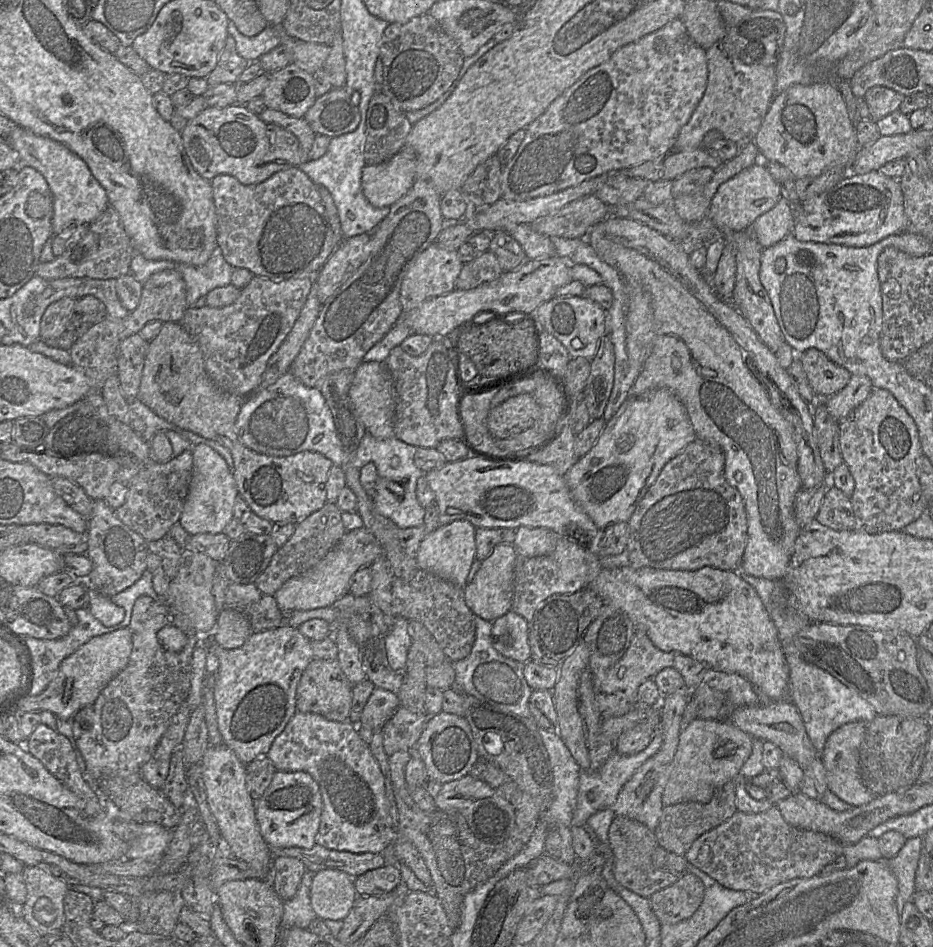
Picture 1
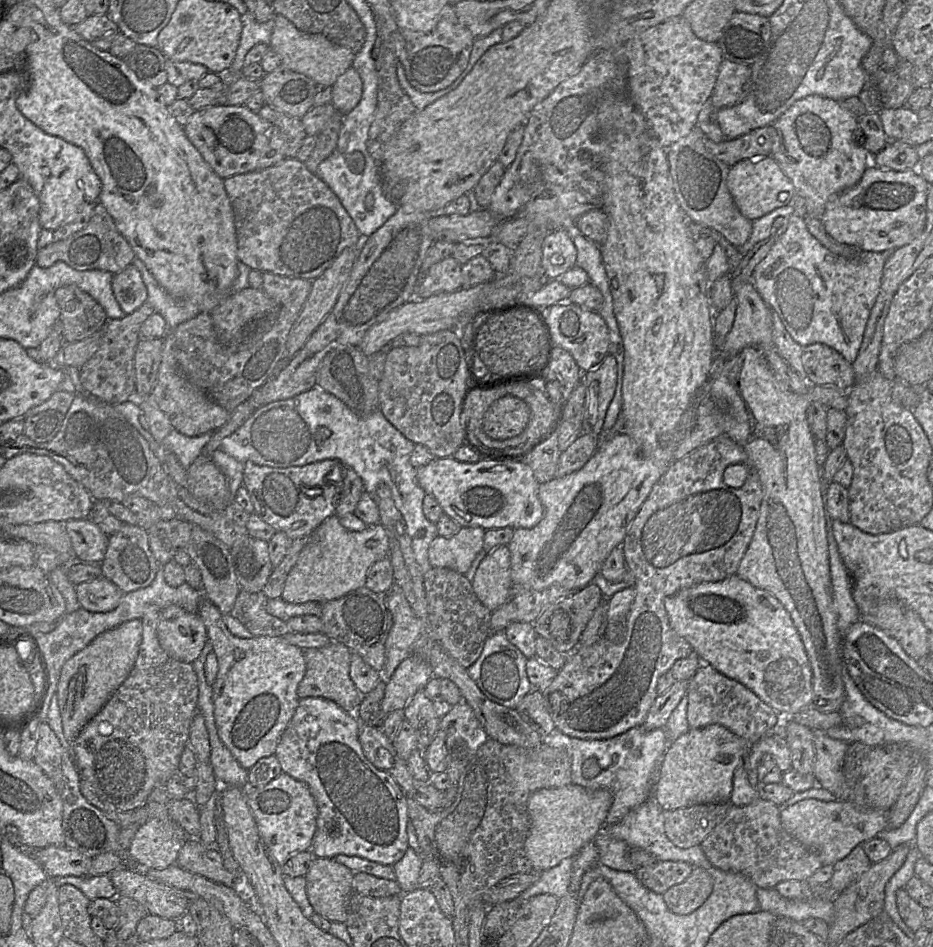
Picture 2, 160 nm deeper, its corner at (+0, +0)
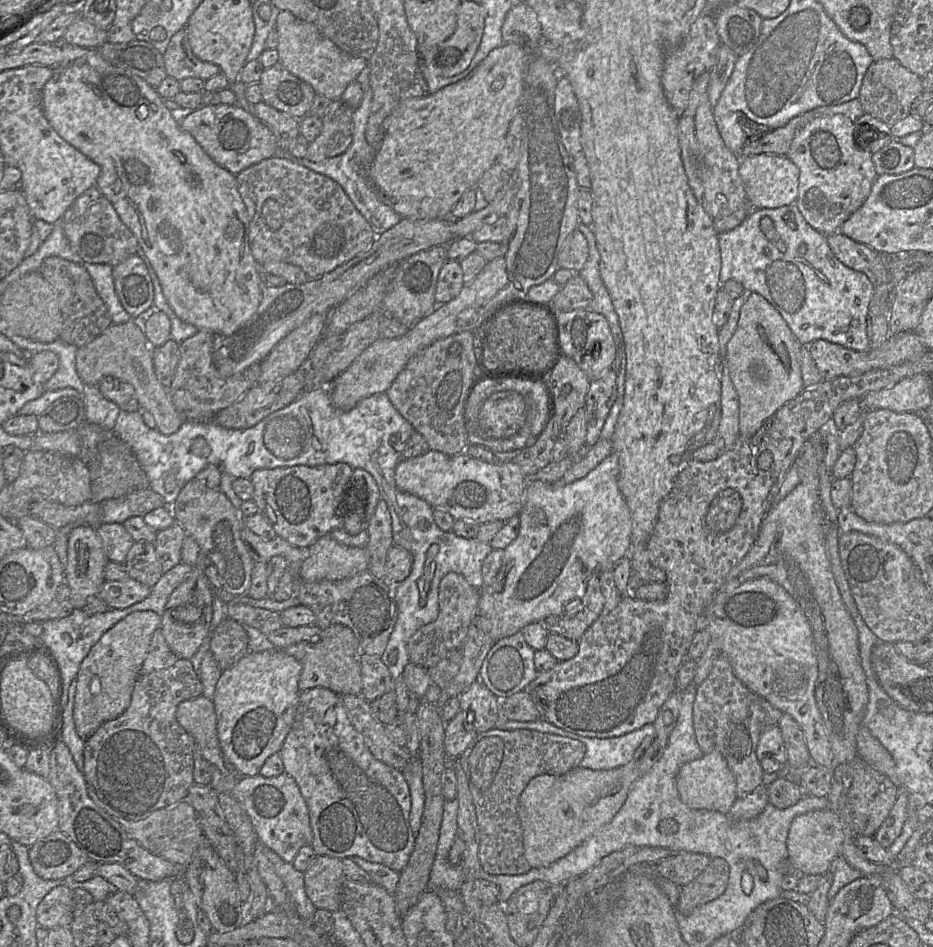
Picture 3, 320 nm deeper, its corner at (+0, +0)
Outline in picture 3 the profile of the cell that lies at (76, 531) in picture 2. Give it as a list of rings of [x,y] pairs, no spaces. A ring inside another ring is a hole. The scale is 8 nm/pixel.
[[[99,523],[96,531],[102,539],[109,561],[124,563],[127,554],[135,543],[121,523]]]

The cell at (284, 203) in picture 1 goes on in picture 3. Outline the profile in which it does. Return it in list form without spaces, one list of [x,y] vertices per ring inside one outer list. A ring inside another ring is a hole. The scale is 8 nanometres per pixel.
[[[275,156],[264,159],[242,170],[236,175],[236,180],[247,210],[250,250],[260,265],[266,261],[286,262],[300,267],[309,279],[315,279],[367,251],[376,237],[366,219],[337,182],[289,159]],[[267,199],[277,201],[282,210],[283,223],[276,231],[267,226],[262,215],[262,206]]]

